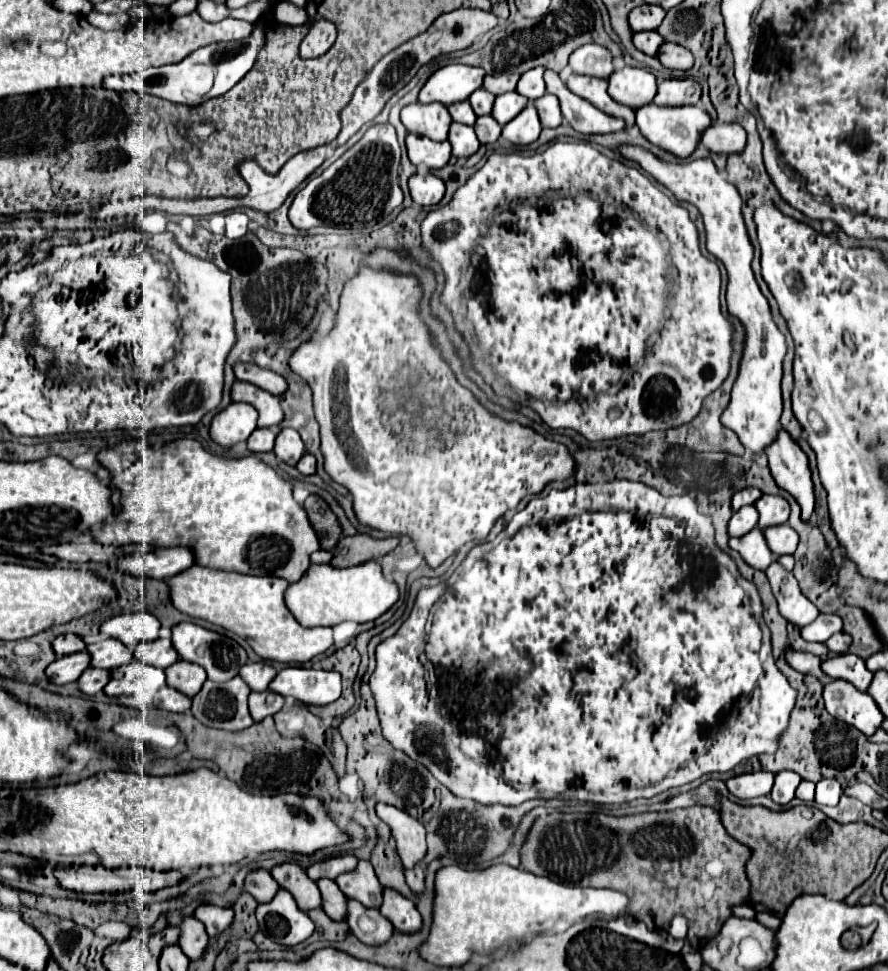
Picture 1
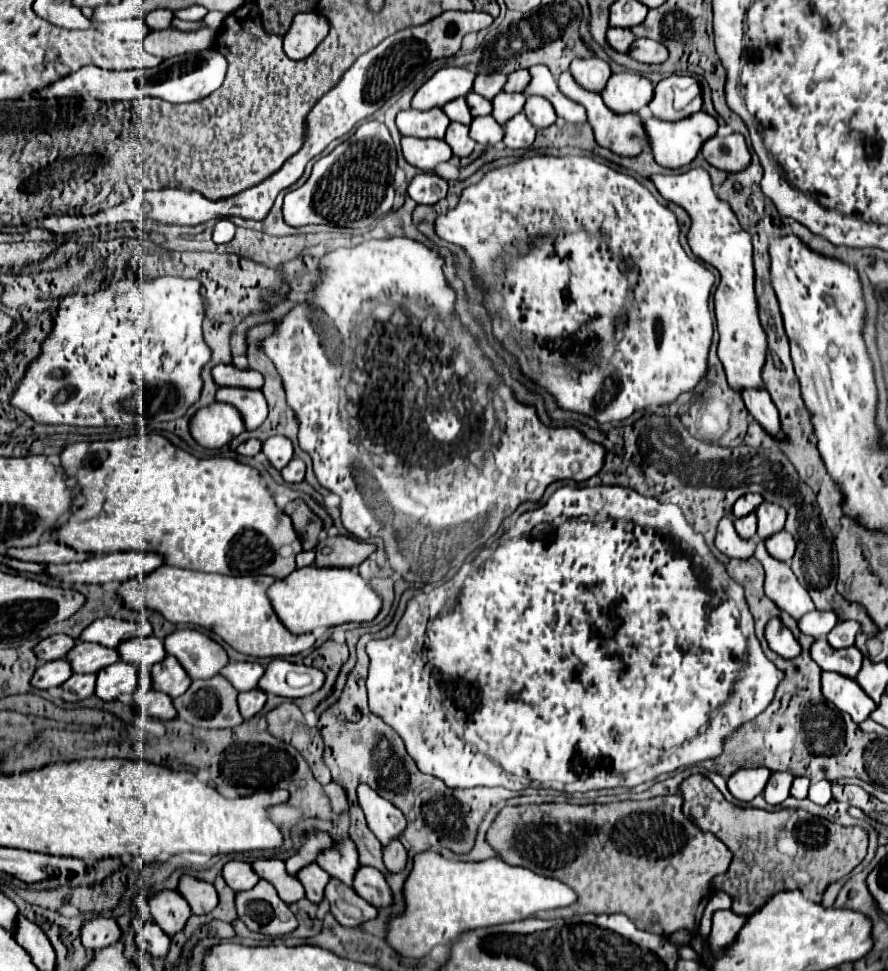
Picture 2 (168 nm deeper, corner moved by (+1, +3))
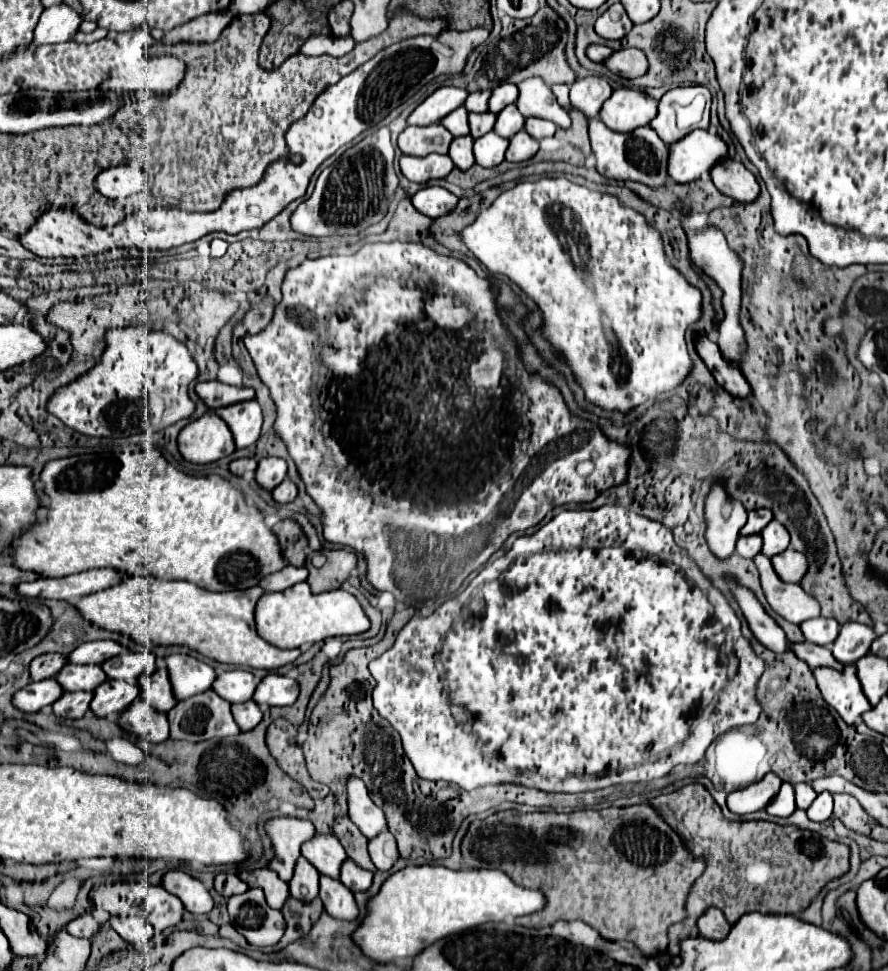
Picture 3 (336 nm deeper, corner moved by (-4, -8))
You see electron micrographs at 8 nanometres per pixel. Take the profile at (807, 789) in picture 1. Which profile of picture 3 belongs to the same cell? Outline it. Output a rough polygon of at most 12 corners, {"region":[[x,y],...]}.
{"region":[[798,783],[796,807],[808,809],[816,799],[810,783]]}

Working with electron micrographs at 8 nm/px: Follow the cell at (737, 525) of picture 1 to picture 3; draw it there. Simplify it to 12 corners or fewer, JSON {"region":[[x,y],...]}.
{"region":[[760,535],[740,537],[736,553],[754,557],[762,549]]}

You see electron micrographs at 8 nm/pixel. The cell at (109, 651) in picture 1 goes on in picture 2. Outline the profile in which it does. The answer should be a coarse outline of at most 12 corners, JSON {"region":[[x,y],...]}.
{"region":[[79,642],[67,660],[73,672],[99,672],[119,662],[115,648]]}

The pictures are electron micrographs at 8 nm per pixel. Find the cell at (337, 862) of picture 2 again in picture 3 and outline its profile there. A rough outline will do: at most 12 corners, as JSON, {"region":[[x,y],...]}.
{"region":[[316,833],[302,855],[318,873],[338,879],[348,859],[334,835]]}

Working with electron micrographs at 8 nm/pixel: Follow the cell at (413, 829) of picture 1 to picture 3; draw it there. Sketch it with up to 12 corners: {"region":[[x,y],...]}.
{"region":[[348,777],[348,815],[368,839],[386,829],[366,785]]}

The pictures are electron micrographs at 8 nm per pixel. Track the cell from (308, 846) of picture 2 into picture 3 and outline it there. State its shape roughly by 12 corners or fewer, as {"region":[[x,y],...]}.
{"region":[[276,817],[264,831],[276,855],[268,867],[290,881],[300,845],[316,833],[296,817]]}

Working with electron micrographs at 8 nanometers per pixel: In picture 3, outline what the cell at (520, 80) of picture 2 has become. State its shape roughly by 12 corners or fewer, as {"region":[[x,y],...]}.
{"region":[[504,83],[490,95],[490,111],[498,113],[518,97],[518,87]]}

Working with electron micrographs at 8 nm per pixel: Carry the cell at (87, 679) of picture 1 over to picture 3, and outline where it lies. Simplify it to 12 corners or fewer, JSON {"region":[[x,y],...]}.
{"region":[[64,693],[52,703],[56,717],[80,719],[92,693]]}

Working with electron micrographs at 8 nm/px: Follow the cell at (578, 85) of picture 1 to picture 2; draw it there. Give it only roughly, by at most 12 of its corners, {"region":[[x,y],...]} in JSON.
{"region":[[571,72],[559,90],[585,106],[595,140],[619,156],[649,146],[641,118],[615,114]]}

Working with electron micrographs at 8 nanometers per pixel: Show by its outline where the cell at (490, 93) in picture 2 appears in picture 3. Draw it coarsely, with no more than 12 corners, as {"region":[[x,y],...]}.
{"region":[[474,91],[464,101],[470,113],[486,113],[490,91]]}

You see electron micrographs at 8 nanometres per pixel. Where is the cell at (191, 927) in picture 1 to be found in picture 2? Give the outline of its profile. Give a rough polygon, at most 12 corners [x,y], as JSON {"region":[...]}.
{"region":[[179,892],[149,900],[155,924],[167,936],[179,934],[191,916]]}

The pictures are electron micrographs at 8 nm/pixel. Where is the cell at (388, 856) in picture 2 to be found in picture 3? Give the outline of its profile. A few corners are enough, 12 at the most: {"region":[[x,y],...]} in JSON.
{"region":[[390,831],[368,839],[368,853],[380,871],[400,857]]}

